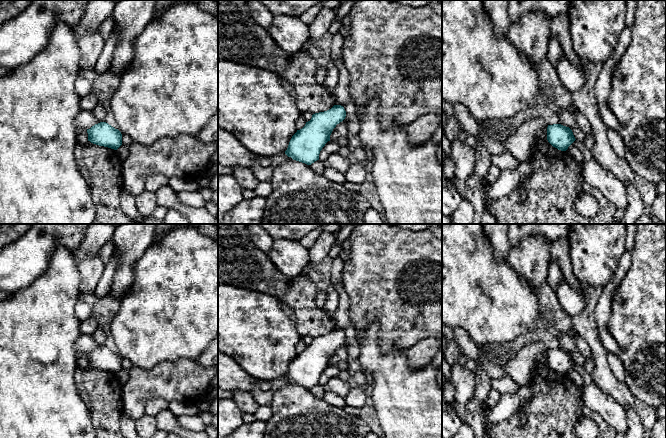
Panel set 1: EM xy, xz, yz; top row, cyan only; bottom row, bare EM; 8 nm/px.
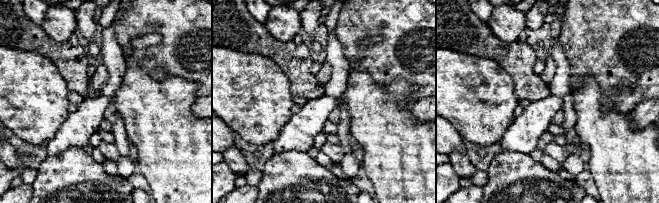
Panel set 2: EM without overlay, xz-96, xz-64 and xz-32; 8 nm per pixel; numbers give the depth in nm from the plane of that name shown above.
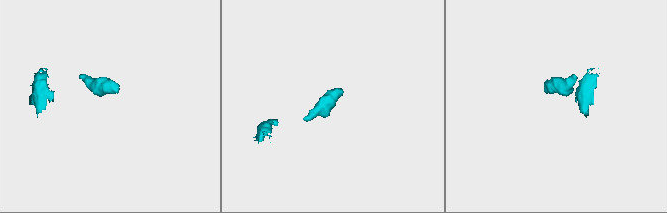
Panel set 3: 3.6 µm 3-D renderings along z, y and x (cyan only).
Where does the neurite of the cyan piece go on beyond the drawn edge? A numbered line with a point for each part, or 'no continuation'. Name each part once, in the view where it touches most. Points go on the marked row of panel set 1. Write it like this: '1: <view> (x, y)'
no continuation

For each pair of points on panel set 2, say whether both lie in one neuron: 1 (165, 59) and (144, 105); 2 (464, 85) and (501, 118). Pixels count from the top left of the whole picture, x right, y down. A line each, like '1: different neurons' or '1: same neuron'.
1: different neurons
2: same neuron

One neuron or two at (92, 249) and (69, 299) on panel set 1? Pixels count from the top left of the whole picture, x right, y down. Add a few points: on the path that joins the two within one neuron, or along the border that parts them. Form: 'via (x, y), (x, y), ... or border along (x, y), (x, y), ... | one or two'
border along (72, 252), (77, 262) | two

